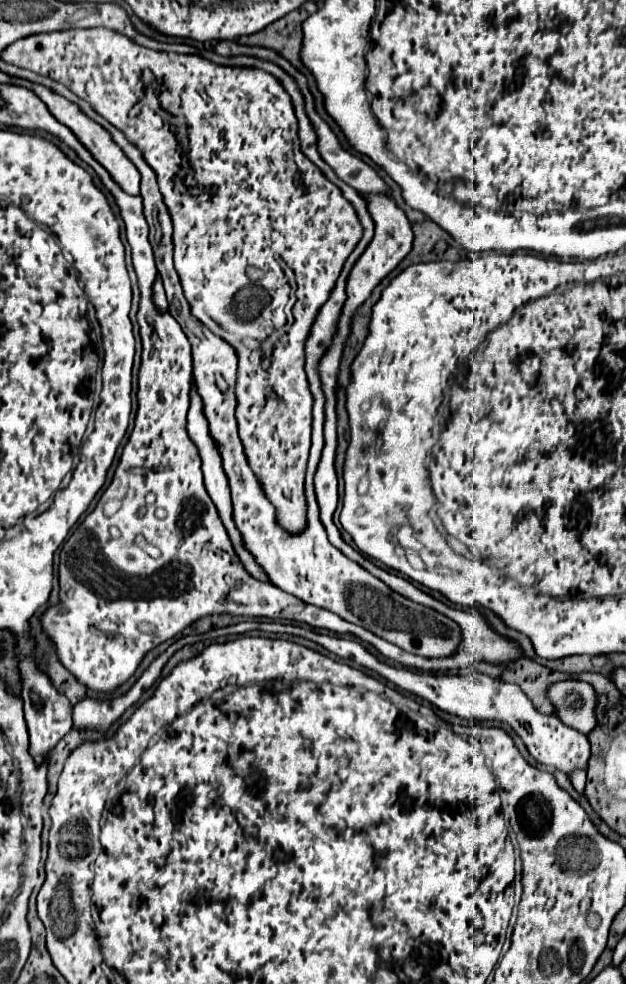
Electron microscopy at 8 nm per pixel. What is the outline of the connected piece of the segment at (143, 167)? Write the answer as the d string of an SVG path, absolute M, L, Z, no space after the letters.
M79 99L77 105L79 105L79 109L81 109L87 117L91 117L93 121L97 121L103 129L107 129L107 131L111 133L113 141L123 149L123 153L125 153L125 155L133 161L133 165L139 169L139 173L141 173L141 197L143 197L143 207L145 207L145 219L147 219L147 223L149 223L149 241L151 241L153 251L155 251L155 263L159 263L159 267L171 267L171 263L173 263L173 241L171 241L173 225L171 225L169 211L167 211L167 207L165 207L165 203L163 203L163 197L161 197L161 193L159 193L159 187L157 187L157 181L155 181L155 173L153 173L153 169L145 163L145 159L141 157L139 149L133 147L133 145L125 139L125 135L123 135L119 129L115 129L109 121L105 121L101 115L97 115L97 113L91 109L91 105L89 105L87 101Z

